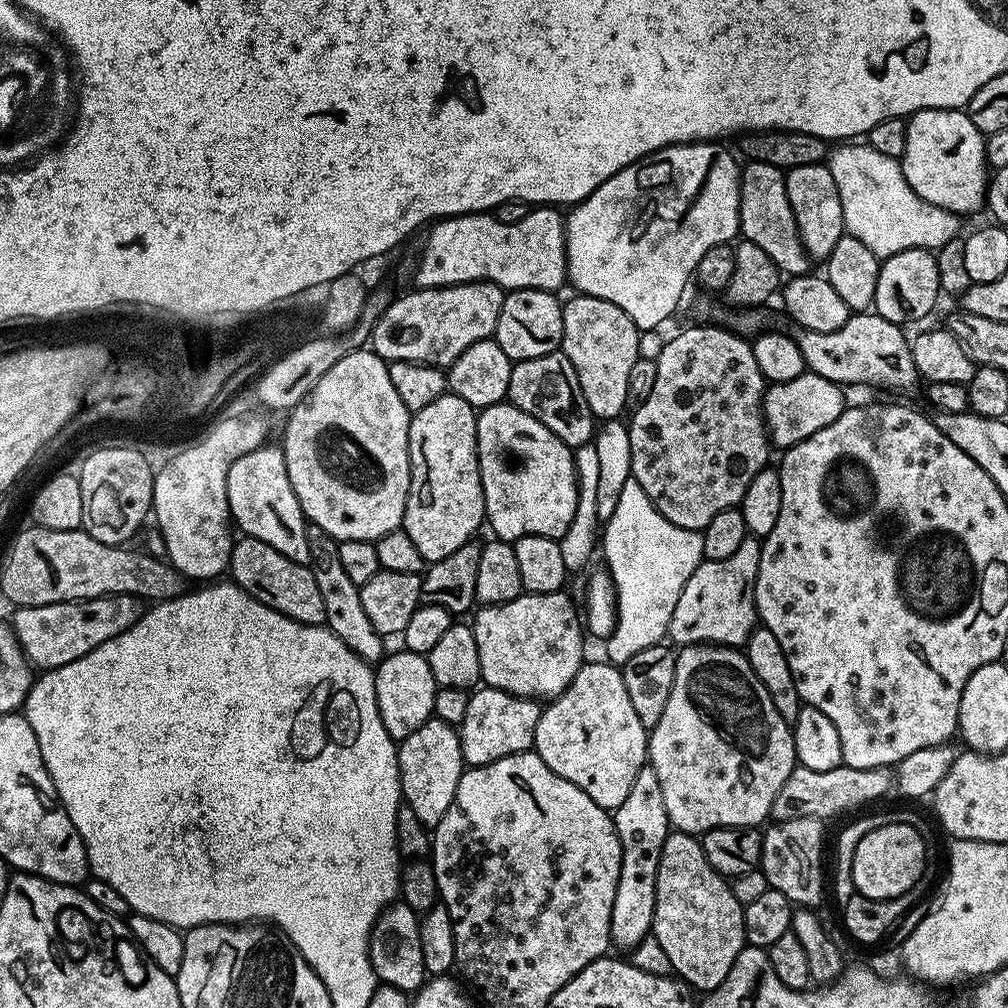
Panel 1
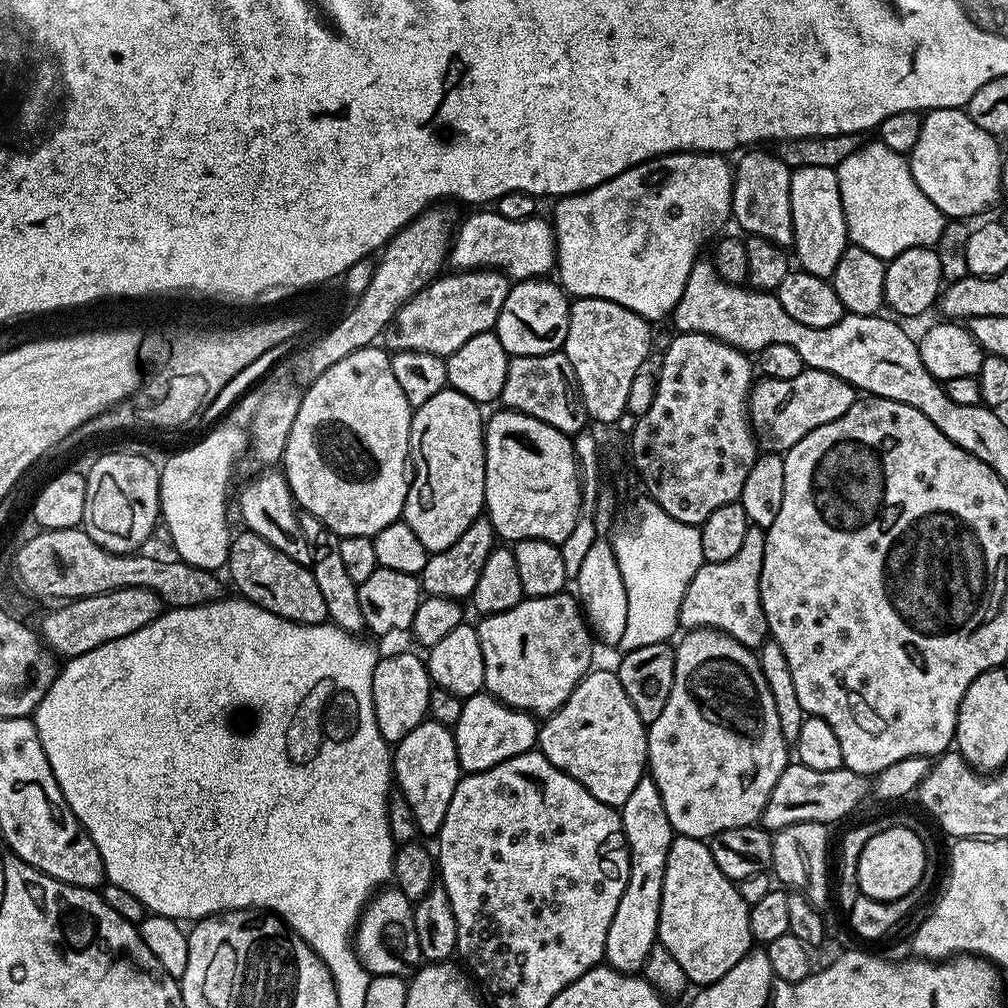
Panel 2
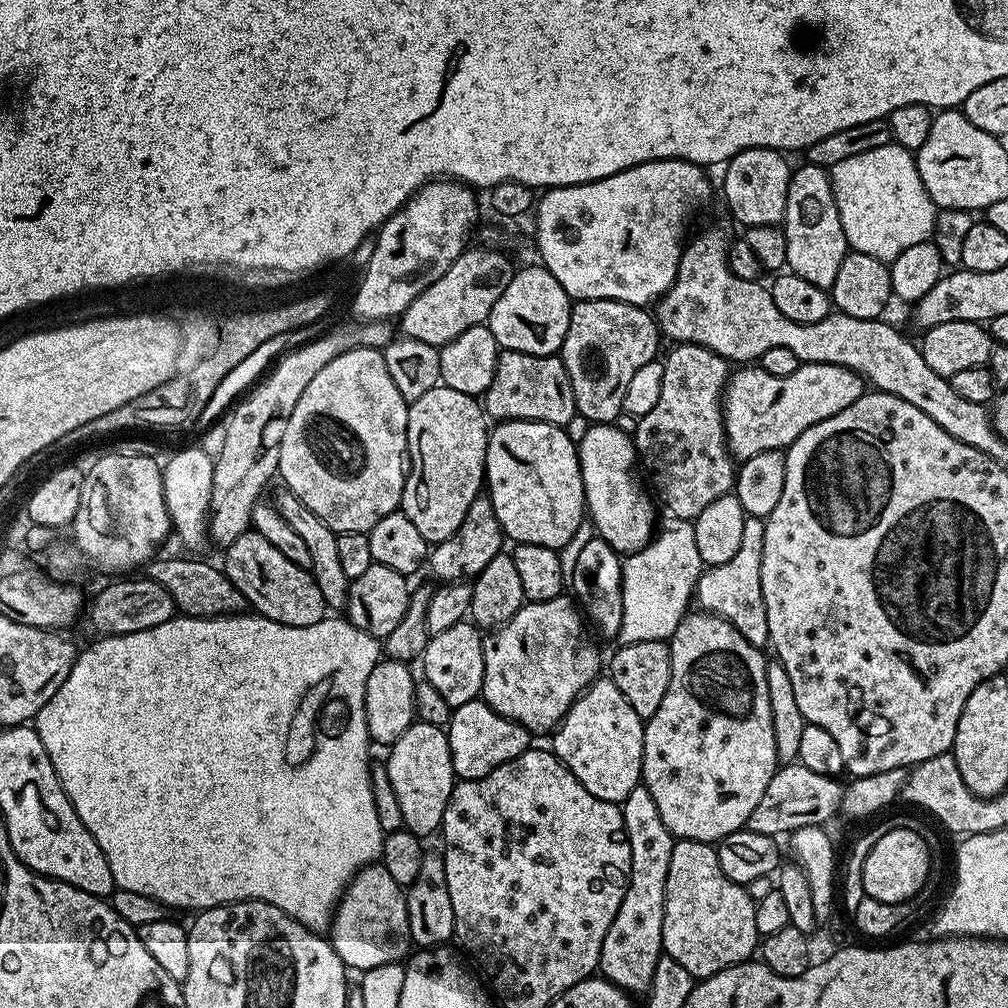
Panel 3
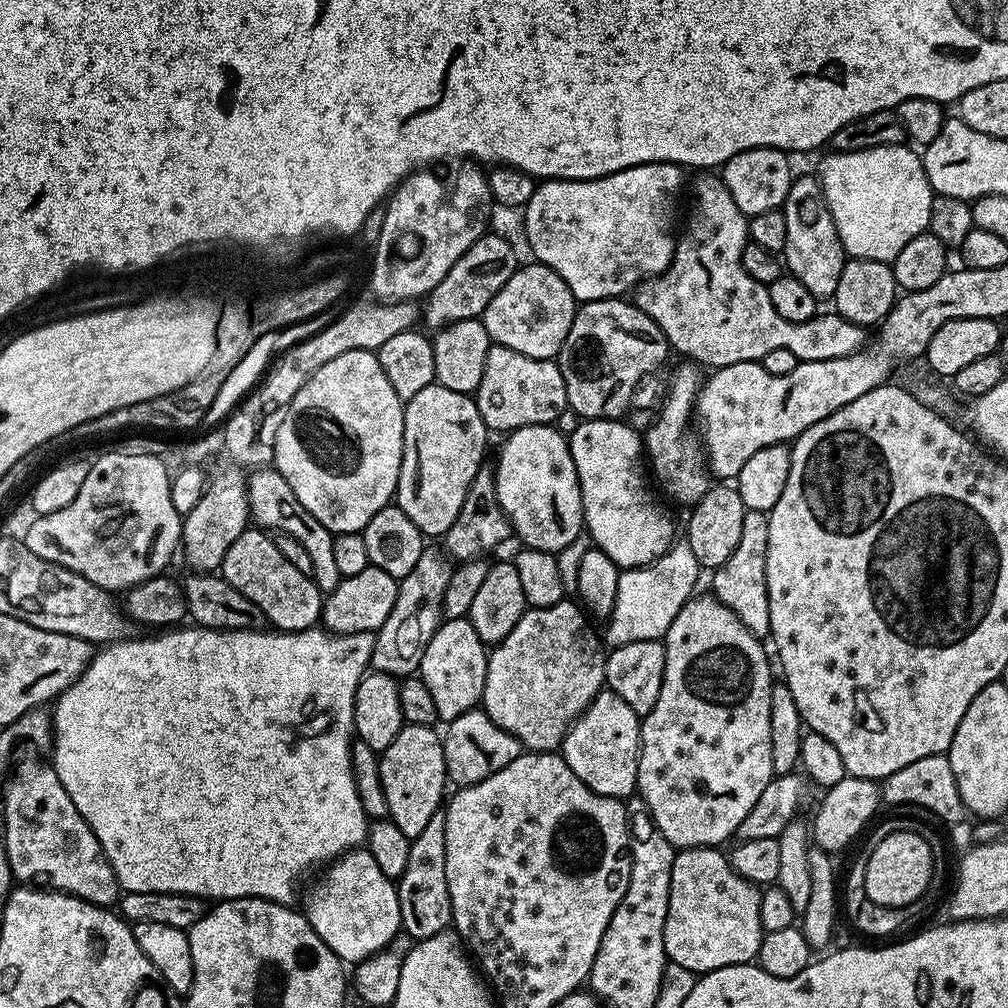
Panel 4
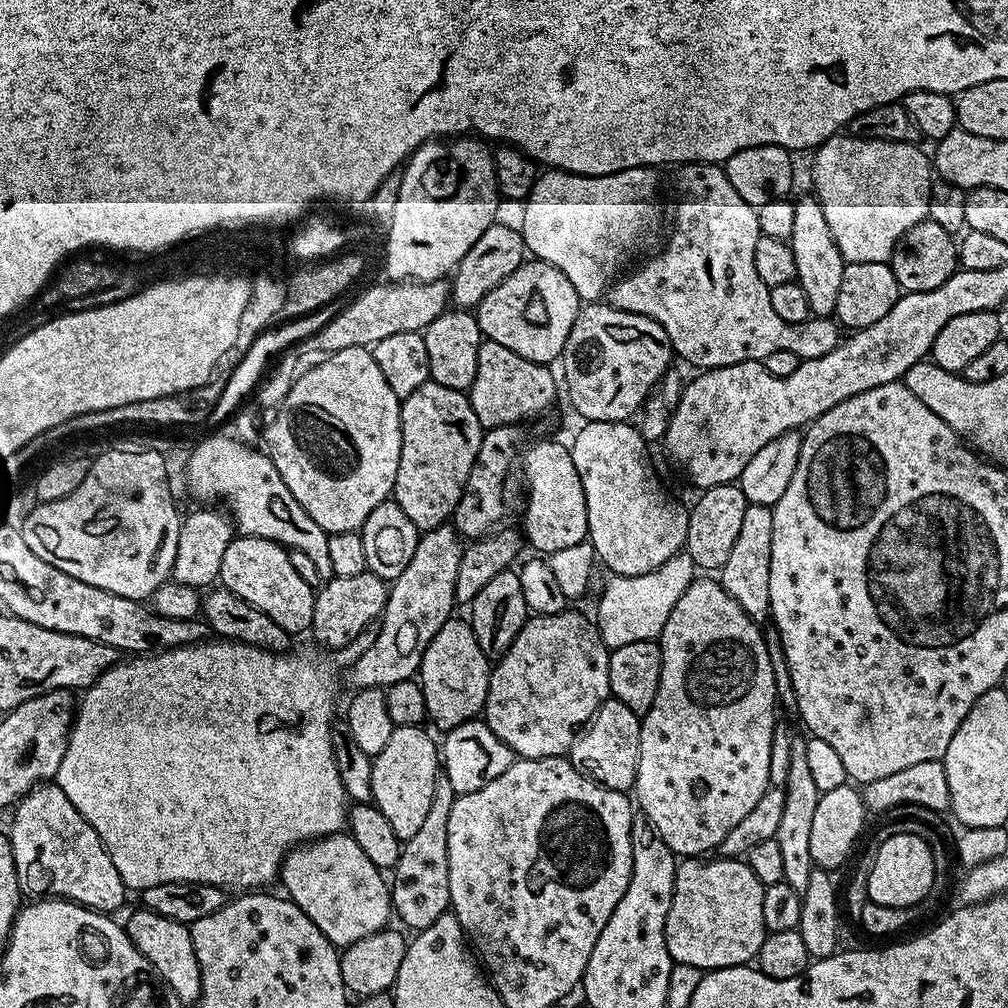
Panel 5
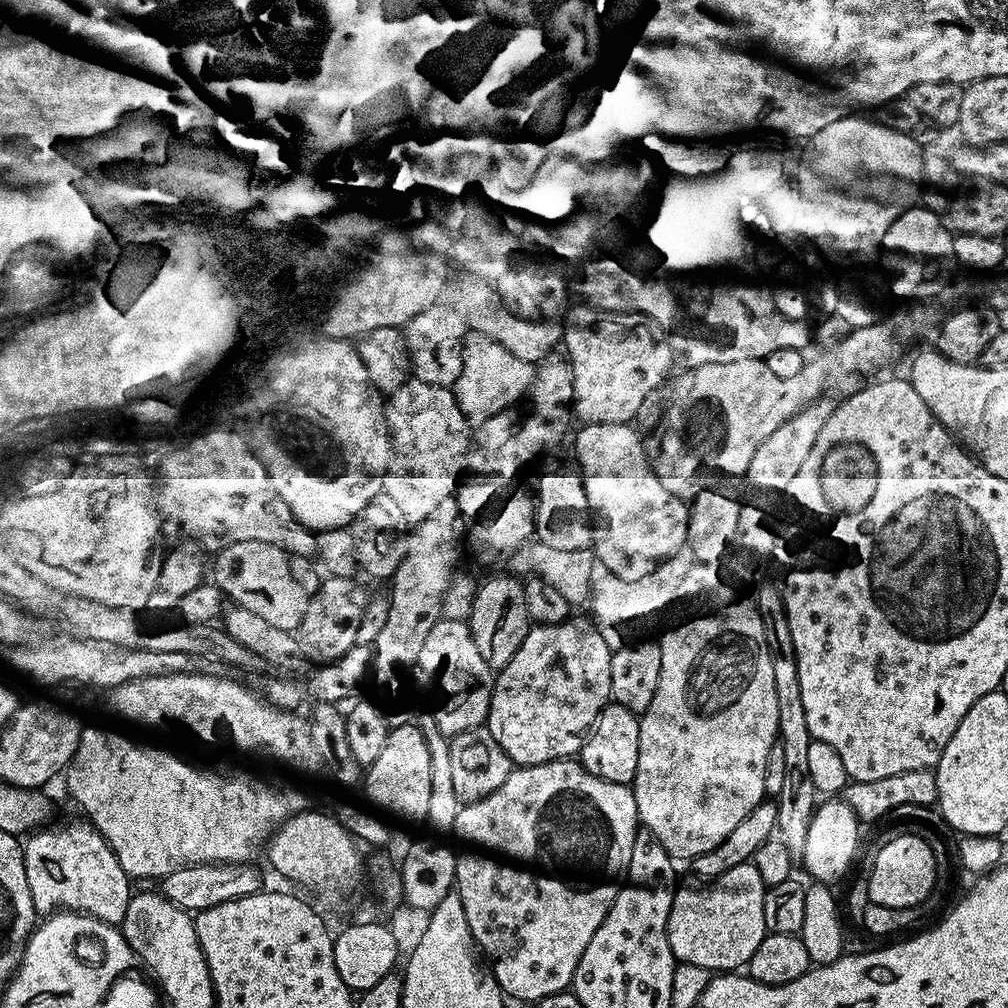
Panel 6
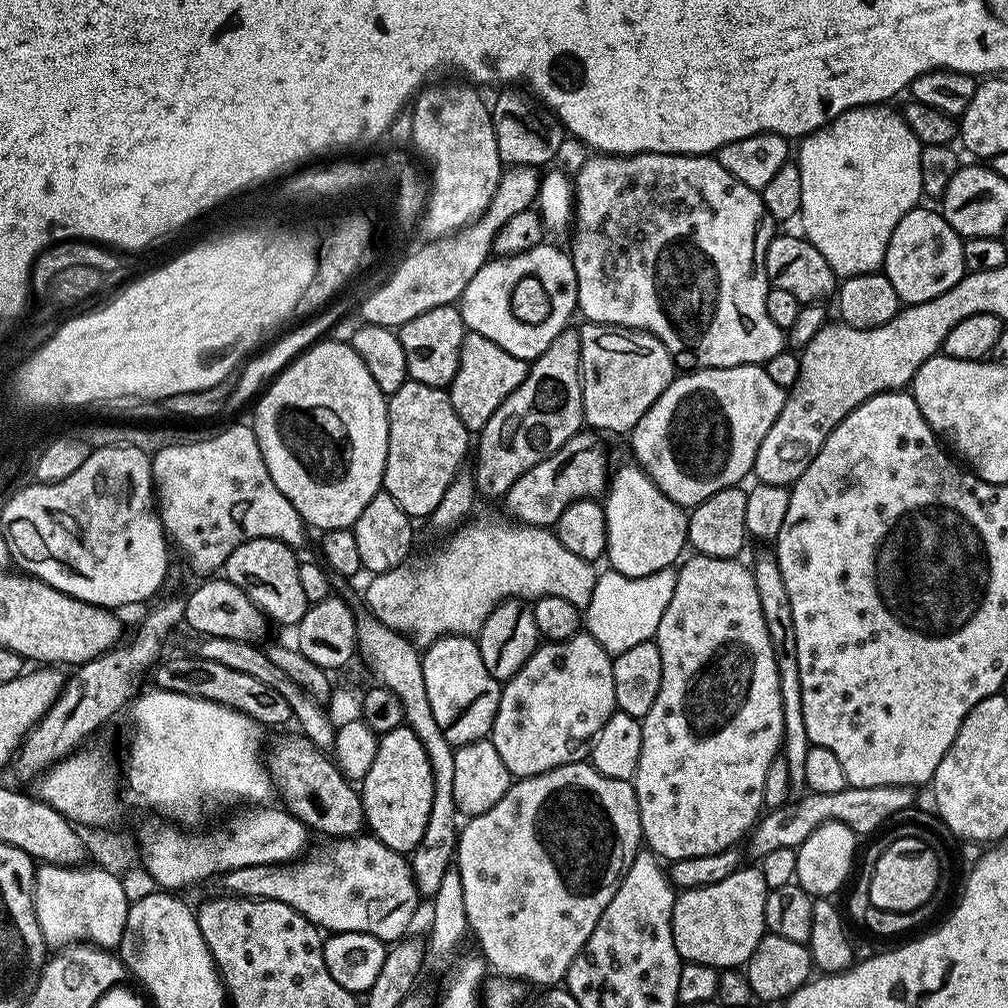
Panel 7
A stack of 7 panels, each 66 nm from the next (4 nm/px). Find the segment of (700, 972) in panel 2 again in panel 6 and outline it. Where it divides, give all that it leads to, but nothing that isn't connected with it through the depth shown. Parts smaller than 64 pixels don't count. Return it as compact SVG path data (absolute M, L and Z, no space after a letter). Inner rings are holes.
M750 862L742 866L734 866L734 870L726 870L716 880L709 880L699 885L701 888L677 887L672 894L672 905L668 915L668 941L670 950L682 964L702 966L716 974L740 970L748 963L748 959L758 950L762 938L769 931L766 926L766 913L762 907L766 891L758 870Z

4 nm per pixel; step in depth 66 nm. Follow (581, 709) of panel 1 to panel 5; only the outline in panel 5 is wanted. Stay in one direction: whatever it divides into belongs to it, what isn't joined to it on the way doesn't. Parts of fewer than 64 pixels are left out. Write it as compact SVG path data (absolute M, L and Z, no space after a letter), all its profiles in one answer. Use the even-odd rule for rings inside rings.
M609 698L601 704L590 723L572 741L570 759L584 776L610 790L631 793L636 786L640 757L641 717L622 701Z

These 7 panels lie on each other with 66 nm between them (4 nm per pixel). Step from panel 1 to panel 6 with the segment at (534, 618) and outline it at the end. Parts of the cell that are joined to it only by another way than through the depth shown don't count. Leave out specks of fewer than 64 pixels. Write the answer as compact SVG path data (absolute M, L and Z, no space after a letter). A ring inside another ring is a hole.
M569 618L561 624L538 624L528 629L520 653L505 668L499 669L492 686L488 733L502 746L513 765L525 768L551 760L567 760L579 753L582 737L600 717L600 711L612 700L610 658L613 649L591 619Z

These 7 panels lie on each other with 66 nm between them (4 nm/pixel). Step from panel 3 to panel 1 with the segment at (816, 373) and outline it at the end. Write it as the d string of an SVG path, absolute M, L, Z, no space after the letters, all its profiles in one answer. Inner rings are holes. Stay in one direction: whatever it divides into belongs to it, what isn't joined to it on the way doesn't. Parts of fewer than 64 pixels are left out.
M807 370L790 382L769 383L764 394L764 422L768 425L771 443L787 450L830 426L845 410L844 392L841 385Z

